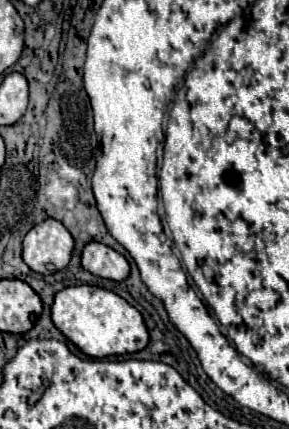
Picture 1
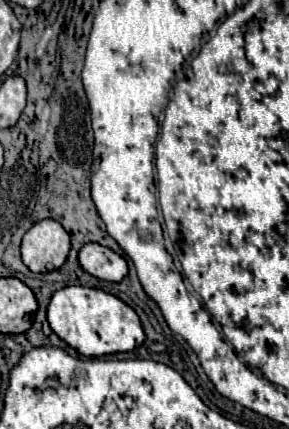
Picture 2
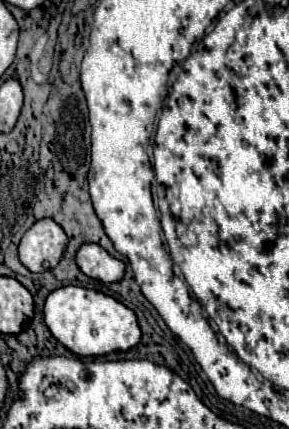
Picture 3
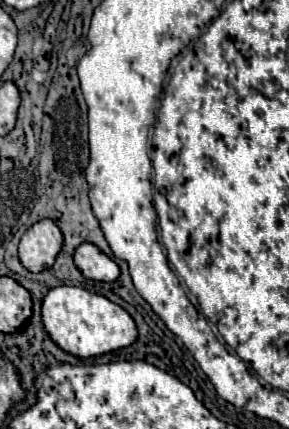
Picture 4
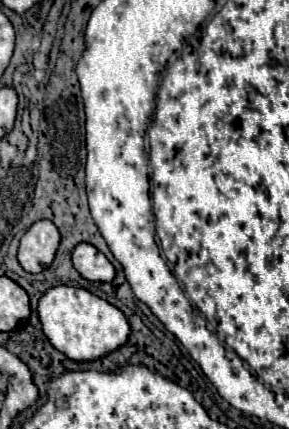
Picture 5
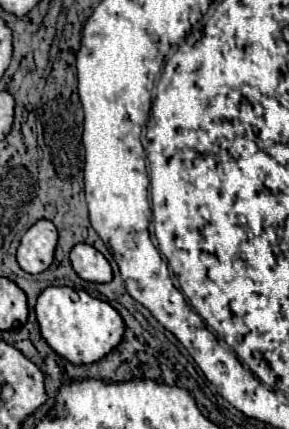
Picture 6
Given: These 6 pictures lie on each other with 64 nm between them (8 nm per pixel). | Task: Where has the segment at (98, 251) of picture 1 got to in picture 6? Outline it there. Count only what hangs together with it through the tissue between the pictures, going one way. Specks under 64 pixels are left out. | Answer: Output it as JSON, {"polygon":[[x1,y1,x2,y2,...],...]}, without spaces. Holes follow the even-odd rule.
{"polygon":[[76,244,70,252,70,262,76,274,88,282,110,282,112,280,110,262,90,244]]}

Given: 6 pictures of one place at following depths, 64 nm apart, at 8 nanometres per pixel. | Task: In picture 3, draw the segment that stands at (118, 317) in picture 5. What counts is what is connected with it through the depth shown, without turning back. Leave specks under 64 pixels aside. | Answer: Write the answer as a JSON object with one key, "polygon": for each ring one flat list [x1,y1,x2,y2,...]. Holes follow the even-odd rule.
{"polygon":[[62,286,48,294,44,322,52,336,78,356,102,356,116,350,130,350,140,342,136,314,112,296,80,286]]}

